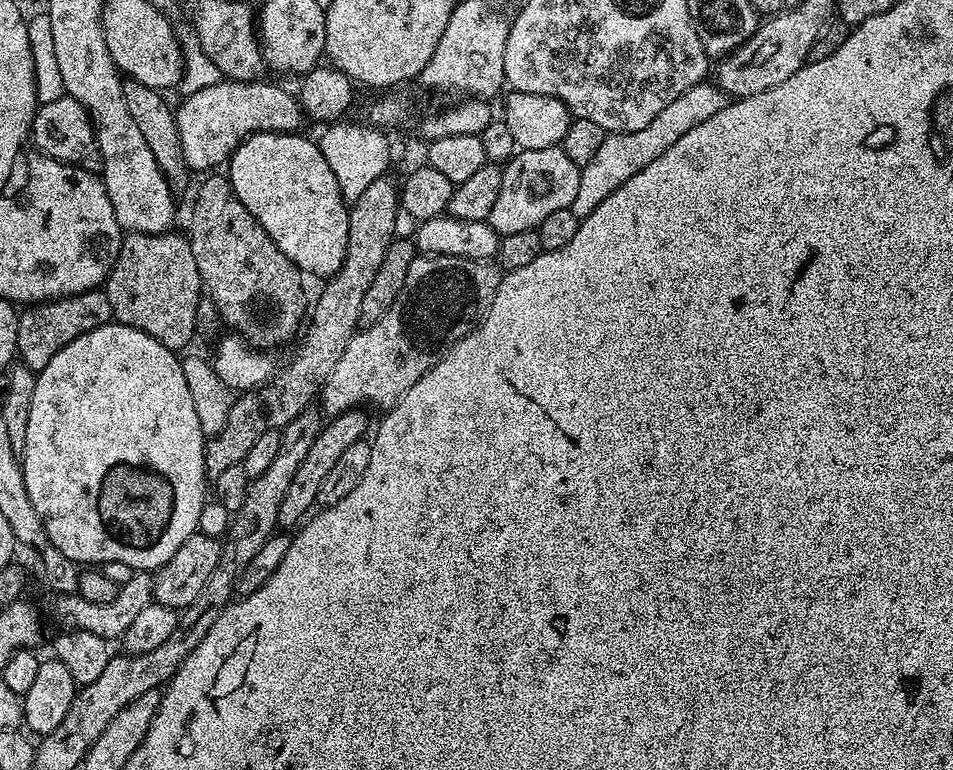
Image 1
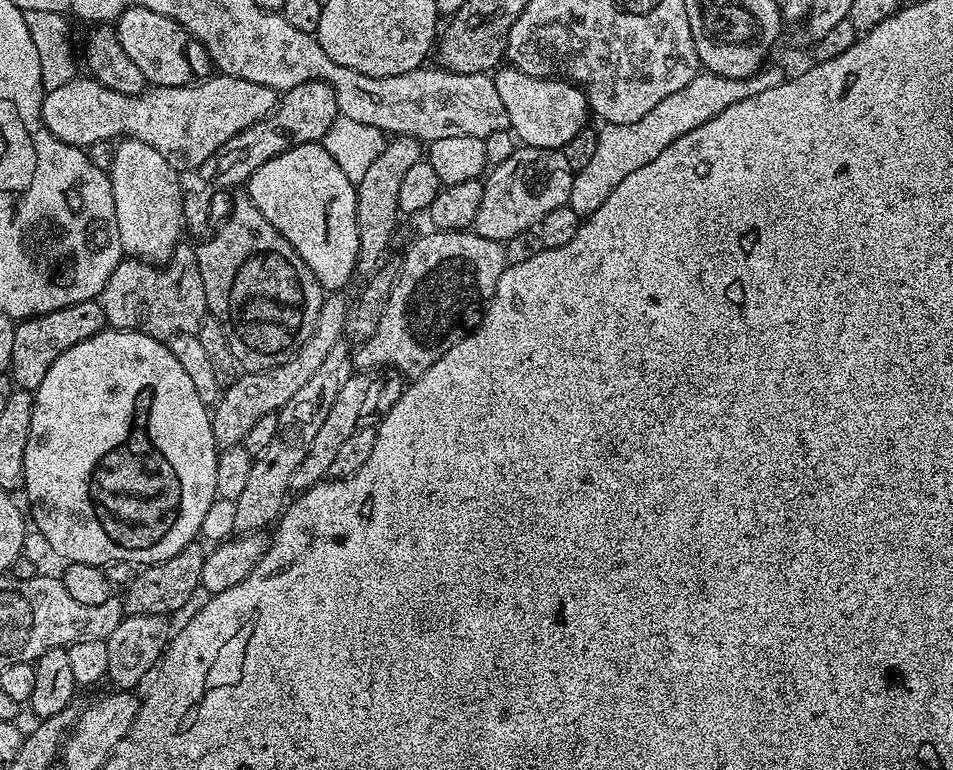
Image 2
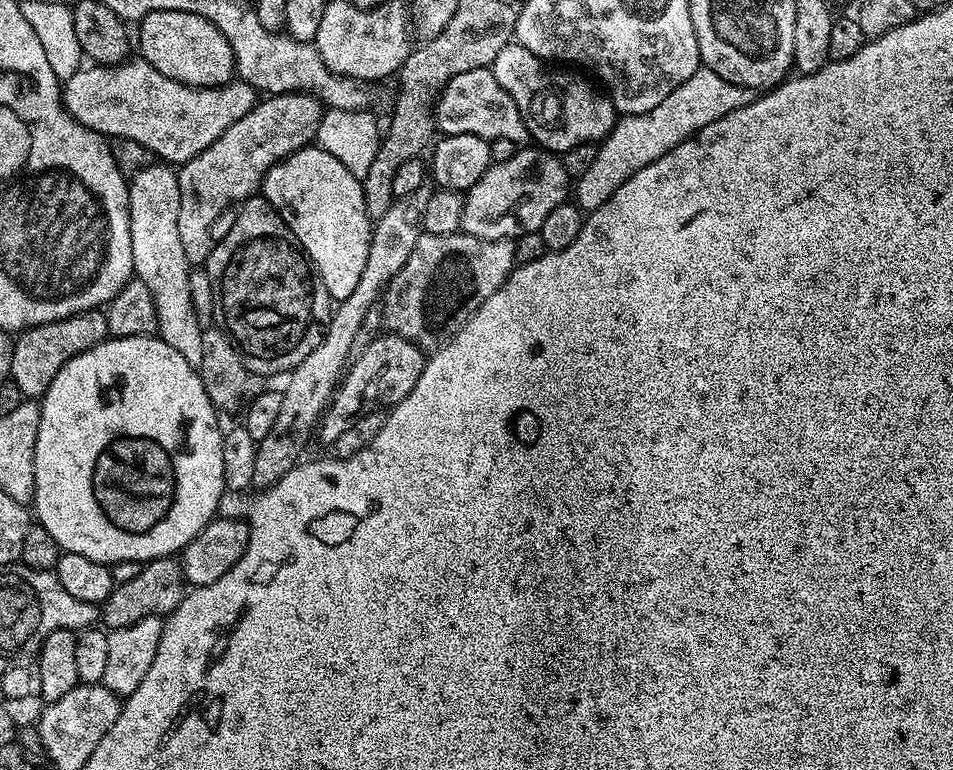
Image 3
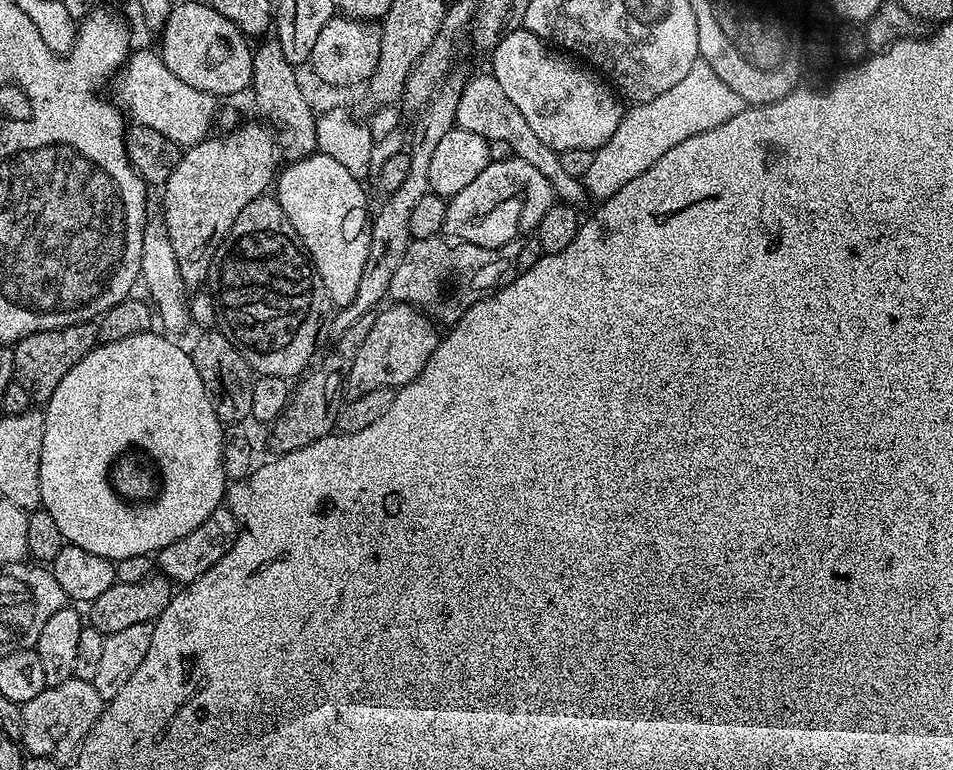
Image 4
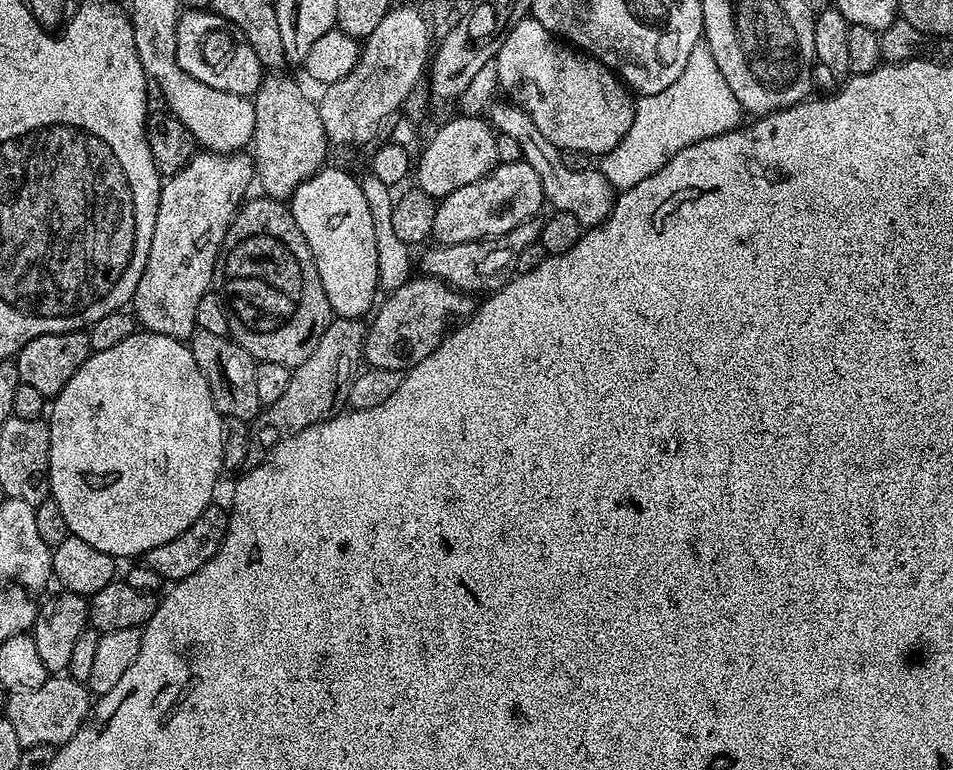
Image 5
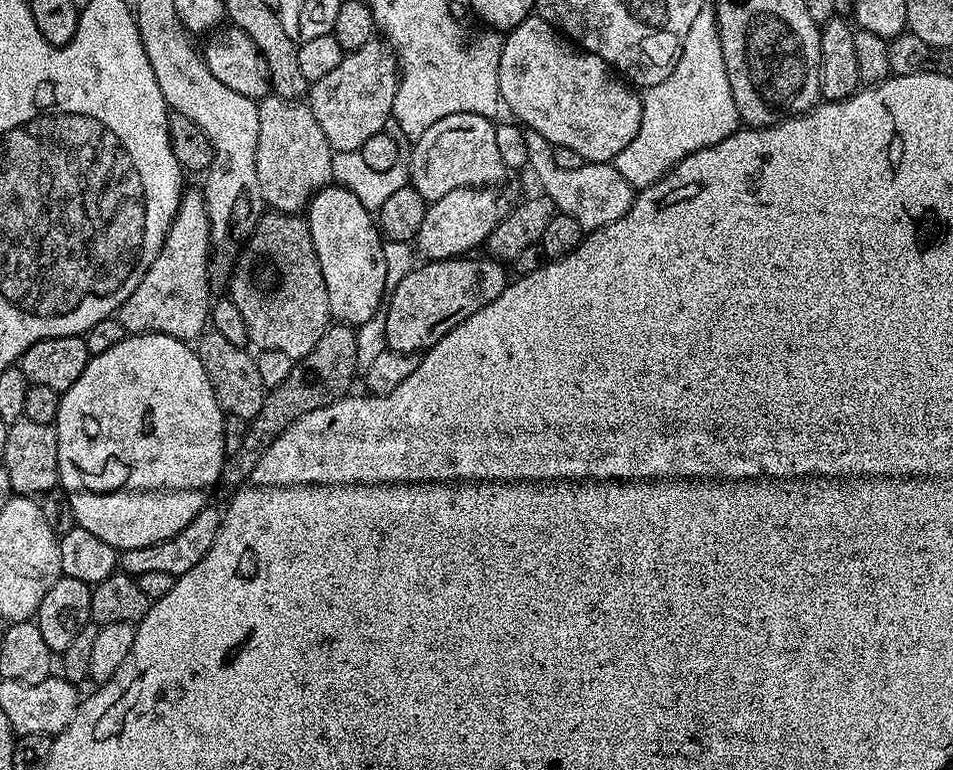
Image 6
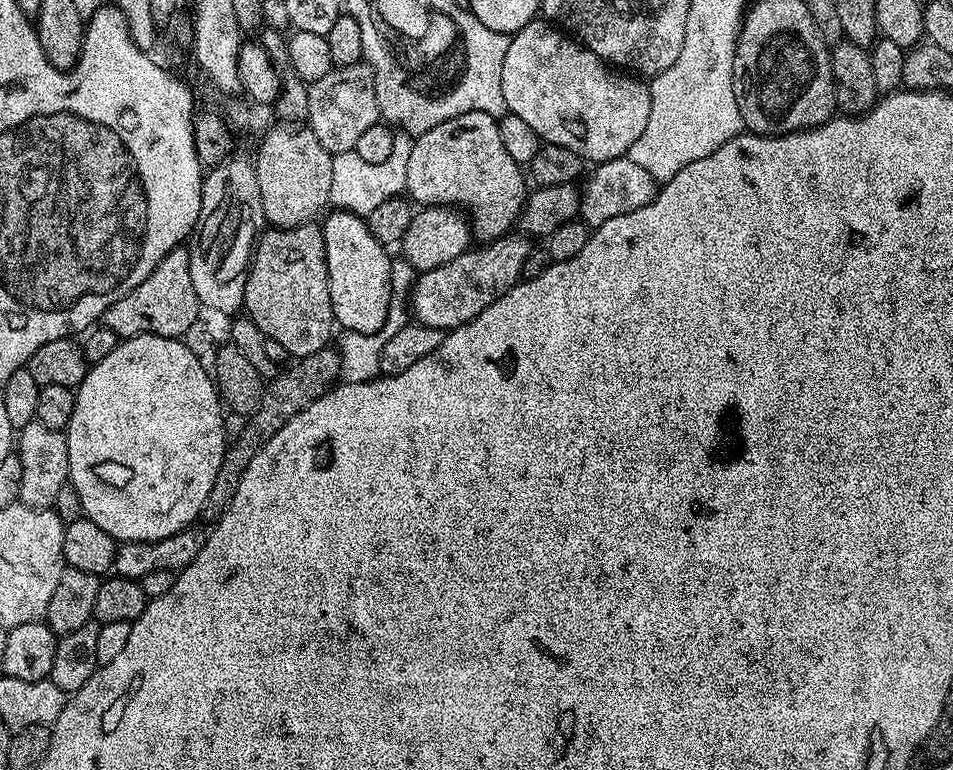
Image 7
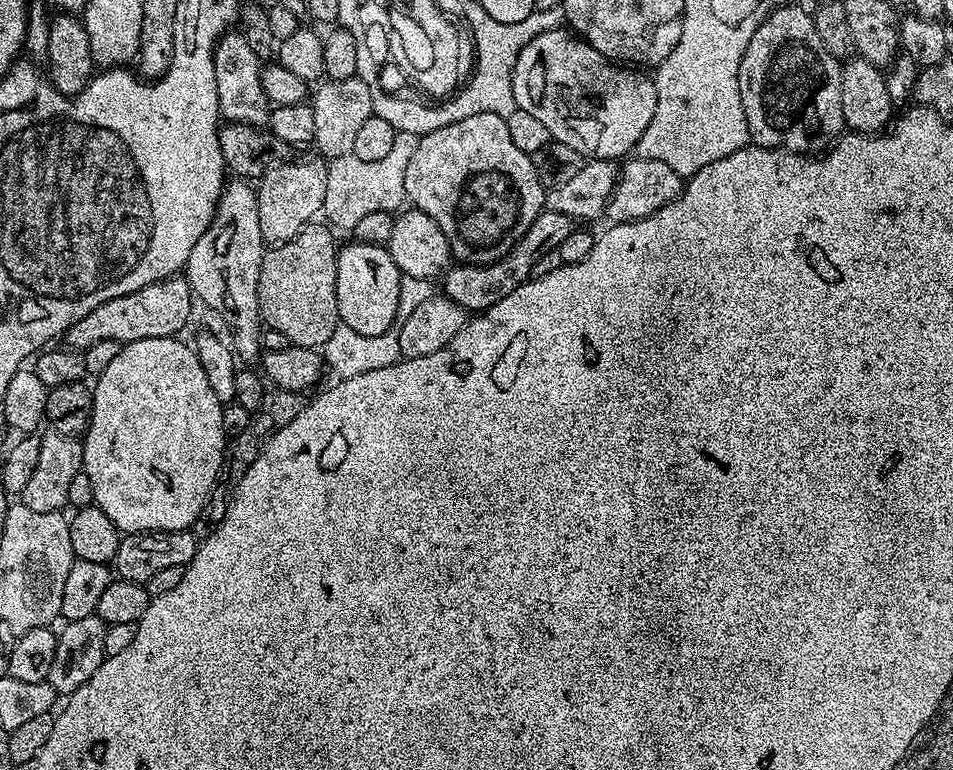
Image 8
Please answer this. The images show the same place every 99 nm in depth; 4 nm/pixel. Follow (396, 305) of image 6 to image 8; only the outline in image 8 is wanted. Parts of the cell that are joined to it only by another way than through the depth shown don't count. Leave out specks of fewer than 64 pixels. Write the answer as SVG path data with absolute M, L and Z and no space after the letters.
M541 211L540 216L534 218L530 230L522 234L520 241L501 260L494 264L457 263L449 267L442 276L443 295L451 300L457 309L469 308L469 313L472 314L484 312L490 306L494 306L494 302L502 302L506 294L511 294L513 290L518 290L518 286L525 284L533 275L532 267L539 262L540 256L554 251L559 244L564 243L571 236L572 228L574 222L566 214Z

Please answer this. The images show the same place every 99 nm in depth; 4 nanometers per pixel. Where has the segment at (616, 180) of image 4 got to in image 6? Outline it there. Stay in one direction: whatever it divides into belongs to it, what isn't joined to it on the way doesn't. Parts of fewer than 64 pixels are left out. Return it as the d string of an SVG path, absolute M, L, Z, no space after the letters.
M705 6L698 18L694 18L694 23L686 34L682 58L678 58L678 66L674 66L670 78L662 78L662 82L643 89L642 122L638 126L638 134L634 134L634 142L630 142L630 146L626 146L626 150L616 156L614 163L618 174L622 174L626 182L630 182L633 190L649 188L662 179L675 164L706 146L722 142L722 138L737 131L741 124L740 115L734 106L734 94L730 90L730 78L726 74L726 62L722 58L722 42L720 31L716 29L716 14L711 7Z

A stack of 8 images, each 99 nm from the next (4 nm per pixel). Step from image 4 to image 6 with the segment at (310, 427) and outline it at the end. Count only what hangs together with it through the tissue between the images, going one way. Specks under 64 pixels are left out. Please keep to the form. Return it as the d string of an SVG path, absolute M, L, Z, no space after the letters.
M333 323L318 338L318 346L310 350L301 360L295 361L290 374L282 382L282 386L271 389L265 395L262 402L262 410L247 425L248 432L245 441L237 453L229 455L225 459L220 478L219 487L227 490L235 490L250 478L254 466L260 460L260 455L272 445L280 435L302 414L310 414L310 410L318 410L322 406L330 406L330 402L341 400L349 395L352 379L358 376L356 359L358 358L358 346L356 345L356 328L351 324Z

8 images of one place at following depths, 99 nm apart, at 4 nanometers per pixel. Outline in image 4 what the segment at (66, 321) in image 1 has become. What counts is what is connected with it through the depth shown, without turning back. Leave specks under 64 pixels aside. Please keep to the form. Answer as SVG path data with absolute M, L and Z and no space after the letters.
M91 320L78 322L74 326L62 326L54 330L42 330L38 334L30 334L22 338L12 348L14 354L14 374L12 379L18 382L18 386L26 389L26 394L34 402L47 402L58 390L58 382L86 358L92 349L96 347L100 338L100 329Z

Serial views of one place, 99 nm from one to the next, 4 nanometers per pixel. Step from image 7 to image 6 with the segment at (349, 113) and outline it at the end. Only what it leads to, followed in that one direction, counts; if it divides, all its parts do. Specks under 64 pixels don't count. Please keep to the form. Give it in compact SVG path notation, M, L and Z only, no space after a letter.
M374 38L345 55L342 62L309 87L308 105L333 153L359 151L366 139L383 131L395 109L399 63L387 43Z

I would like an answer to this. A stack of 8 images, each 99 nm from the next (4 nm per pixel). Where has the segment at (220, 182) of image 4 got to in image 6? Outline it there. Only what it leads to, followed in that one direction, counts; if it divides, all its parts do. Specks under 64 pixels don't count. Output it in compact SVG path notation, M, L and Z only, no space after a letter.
M200 190L185 191L181 195L180 208L176 211L176 217L172 219L162 250L158 250L158 258L150 262L150 270L142 274L142 282L134 286L134 294L130 294L130 298L126 298L126 302L118 310L118 319L122 322L125 333L157 332L185 342L195 341L209 327L210 313L214 303L212 288L208 285L212 251L211 226L208 221L204 193Z

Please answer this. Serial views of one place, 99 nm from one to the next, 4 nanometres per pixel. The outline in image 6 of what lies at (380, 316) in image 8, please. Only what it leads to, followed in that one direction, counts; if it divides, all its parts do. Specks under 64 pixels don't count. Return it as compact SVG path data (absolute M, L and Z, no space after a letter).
M329 186L312 197L306 219L318 254L318 266L322 266L322 278L326 278L333 321L353 326L370 322L386 300L385 241L373 213L350 190Z

